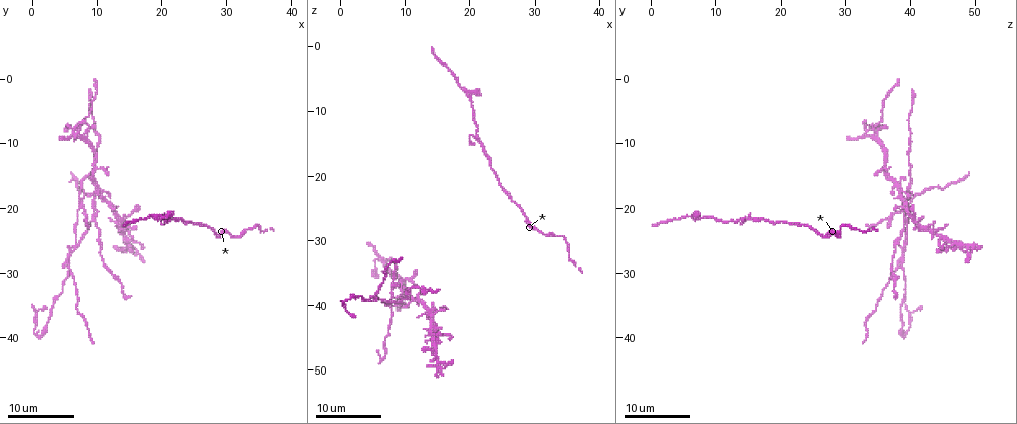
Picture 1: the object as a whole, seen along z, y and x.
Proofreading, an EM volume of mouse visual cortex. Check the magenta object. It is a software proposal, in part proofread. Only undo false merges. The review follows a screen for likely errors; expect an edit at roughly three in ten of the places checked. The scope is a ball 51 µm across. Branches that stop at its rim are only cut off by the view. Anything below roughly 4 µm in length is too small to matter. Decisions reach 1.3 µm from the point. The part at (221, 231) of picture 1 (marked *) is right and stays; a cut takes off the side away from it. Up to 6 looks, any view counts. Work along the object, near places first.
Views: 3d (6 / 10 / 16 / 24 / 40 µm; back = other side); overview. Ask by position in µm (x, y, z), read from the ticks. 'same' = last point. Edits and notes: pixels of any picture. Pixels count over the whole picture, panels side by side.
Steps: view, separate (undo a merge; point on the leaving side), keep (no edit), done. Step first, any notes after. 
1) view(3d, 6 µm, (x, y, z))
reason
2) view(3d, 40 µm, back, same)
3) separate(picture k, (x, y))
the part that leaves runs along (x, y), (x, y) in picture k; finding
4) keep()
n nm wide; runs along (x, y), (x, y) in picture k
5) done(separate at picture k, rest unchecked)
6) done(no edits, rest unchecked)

view(3d, 16 µm, (22.0, 21.5, 15.0))
thin neck

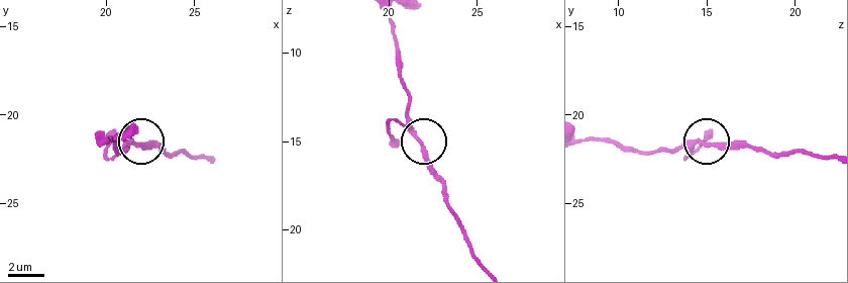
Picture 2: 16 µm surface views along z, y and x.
view(3d, 10 µm, (21.8, 21.8, 15.1))

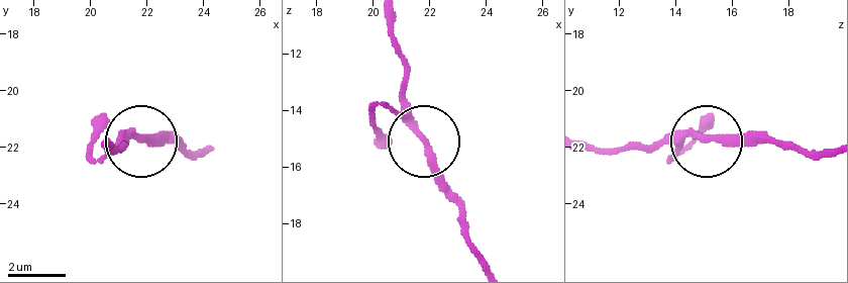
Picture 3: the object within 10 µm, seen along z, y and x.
keep()
runs along (486, 261), (468, 239), (461, 203), (401, 82) in picture 3; one neuron here

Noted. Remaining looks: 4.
view(3d, 16 µm, (13.5, 22.0, 41.0))
four or more arms meet

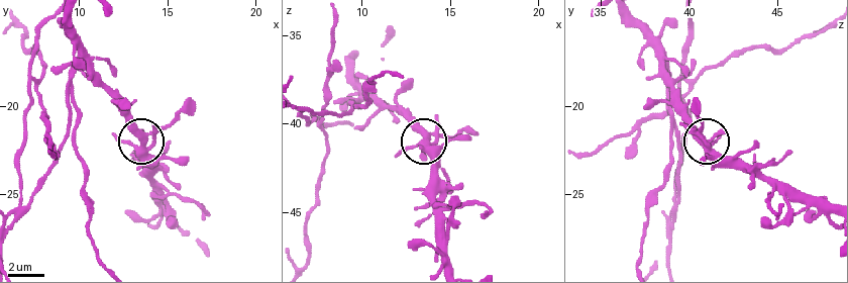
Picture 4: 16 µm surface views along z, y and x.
view(3d, 6 µm, (13.5, 21.9, 40.7))
closer look

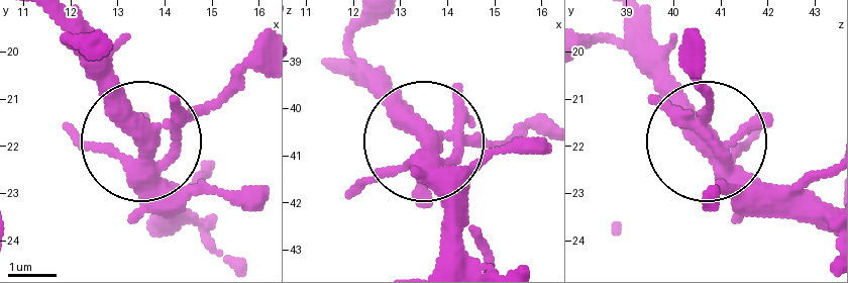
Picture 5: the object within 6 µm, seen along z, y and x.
view(3d, 6 µm, back, (13.50, 21.90, 40.60))
from behind

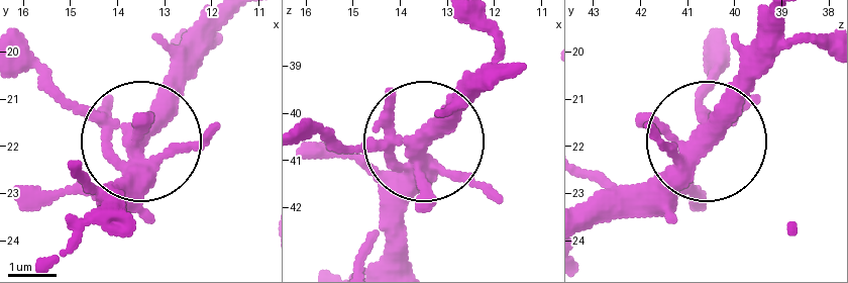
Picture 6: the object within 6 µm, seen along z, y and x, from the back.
keep()
side arm 13 µm; all the same neuron

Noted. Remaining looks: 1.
done(no edits, rest unchecked)

